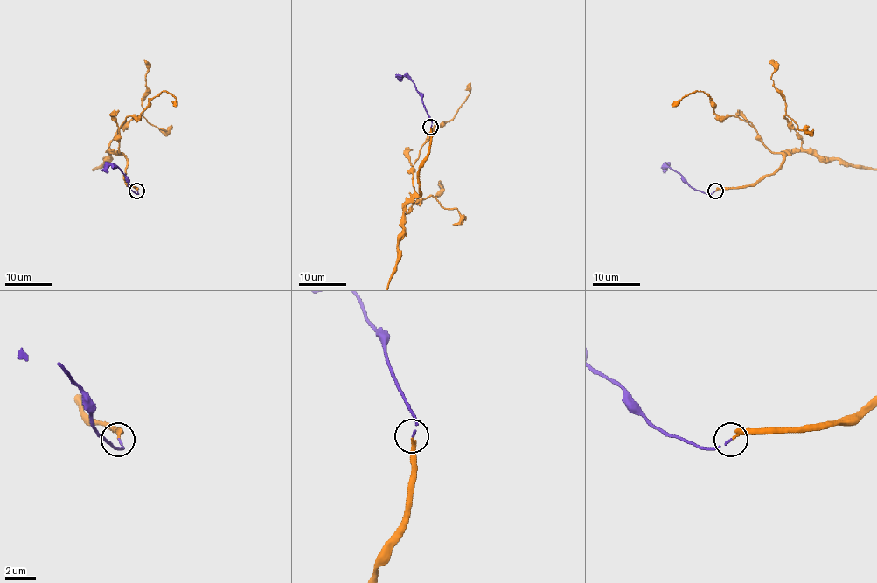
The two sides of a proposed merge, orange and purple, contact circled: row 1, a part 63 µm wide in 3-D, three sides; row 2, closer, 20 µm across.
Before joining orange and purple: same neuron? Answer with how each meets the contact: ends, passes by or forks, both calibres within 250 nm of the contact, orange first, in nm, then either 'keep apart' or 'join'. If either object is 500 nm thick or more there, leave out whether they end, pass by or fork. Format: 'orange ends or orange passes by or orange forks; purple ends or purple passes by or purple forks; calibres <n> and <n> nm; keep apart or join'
orange ends; purple ends; calibres 240 and 110 nm; join

